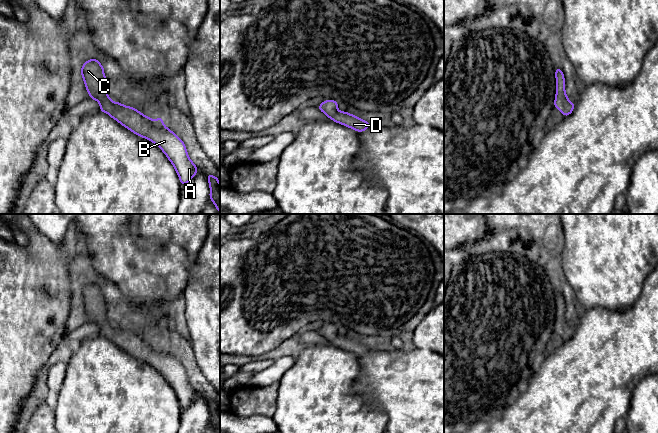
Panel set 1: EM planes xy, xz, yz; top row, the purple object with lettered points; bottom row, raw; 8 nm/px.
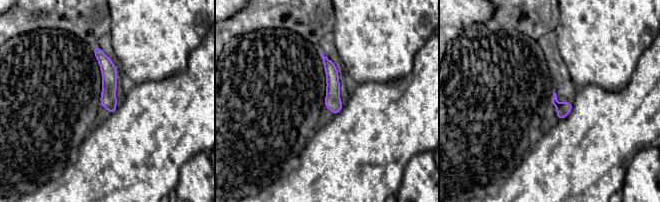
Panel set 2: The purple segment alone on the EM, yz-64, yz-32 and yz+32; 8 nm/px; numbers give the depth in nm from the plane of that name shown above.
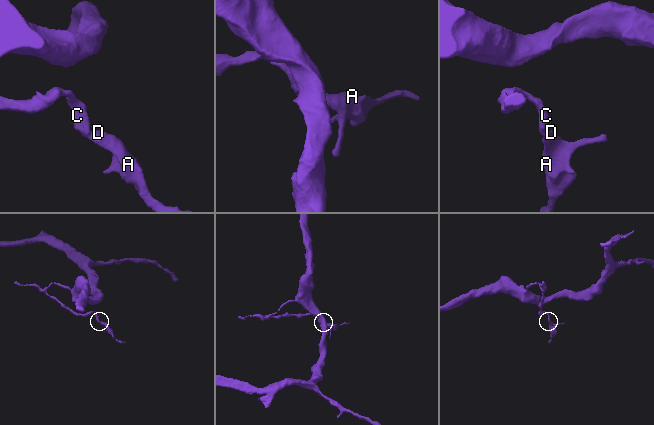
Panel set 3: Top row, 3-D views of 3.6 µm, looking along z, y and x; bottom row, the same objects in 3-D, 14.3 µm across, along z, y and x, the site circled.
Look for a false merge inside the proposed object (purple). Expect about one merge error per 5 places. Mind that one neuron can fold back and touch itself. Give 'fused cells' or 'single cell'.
single cell

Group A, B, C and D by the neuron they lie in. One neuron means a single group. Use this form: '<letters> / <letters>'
A B C D

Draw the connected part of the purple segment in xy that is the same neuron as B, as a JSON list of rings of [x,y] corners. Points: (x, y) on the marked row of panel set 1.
[[[98,59],[87,60],[80,69],[90,99],[99,102],[99,111],[107,113],[131,132],[159,146],[174,166],[181,186],[188,184],[198,169],[189,158],[184,142],[164,125],[160,116],[152,120],[133,107],[113,102],[107,93],[104,70]]]

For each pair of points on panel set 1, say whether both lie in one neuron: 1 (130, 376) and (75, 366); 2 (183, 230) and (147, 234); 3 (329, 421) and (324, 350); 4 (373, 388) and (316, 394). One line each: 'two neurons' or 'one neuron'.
1: one neuron
2: one neuron
3: one neuron
4: two neurons

